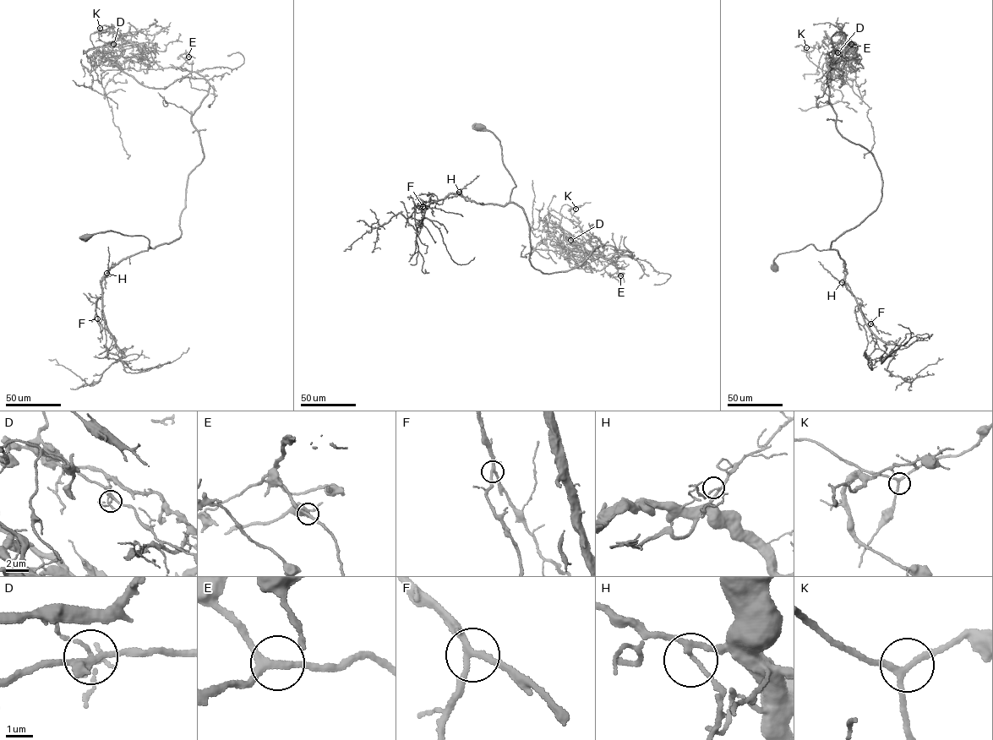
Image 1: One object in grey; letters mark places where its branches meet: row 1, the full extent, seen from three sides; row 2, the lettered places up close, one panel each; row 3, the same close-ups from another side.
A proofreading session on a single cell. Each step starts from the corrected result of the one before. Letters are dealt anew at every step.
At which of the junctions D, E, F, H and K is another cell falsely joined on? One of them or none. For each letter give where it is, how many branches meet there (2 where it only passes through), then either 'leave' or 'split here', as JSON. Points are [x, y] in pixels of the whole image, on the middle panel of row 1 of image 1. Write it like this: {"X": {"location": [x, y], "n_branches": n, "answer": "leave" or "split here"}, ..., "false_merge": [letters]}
{"D": {"location": [570, 240], "n_branches": 5, "answer": "split here"}, "E": {"location": [620, 275], "n_branches": 3, "answer": "leave"}, "F": {"location": [422, 206], "n_branches": 4, "answer": "leave"}, "H": {"location": [459, 192], "n_branches": 3, "answer": "leave"}, "K": {"location": [575, 209], "n_branches": 3, "answer": "leave"}, "false_merge": ["D"]}

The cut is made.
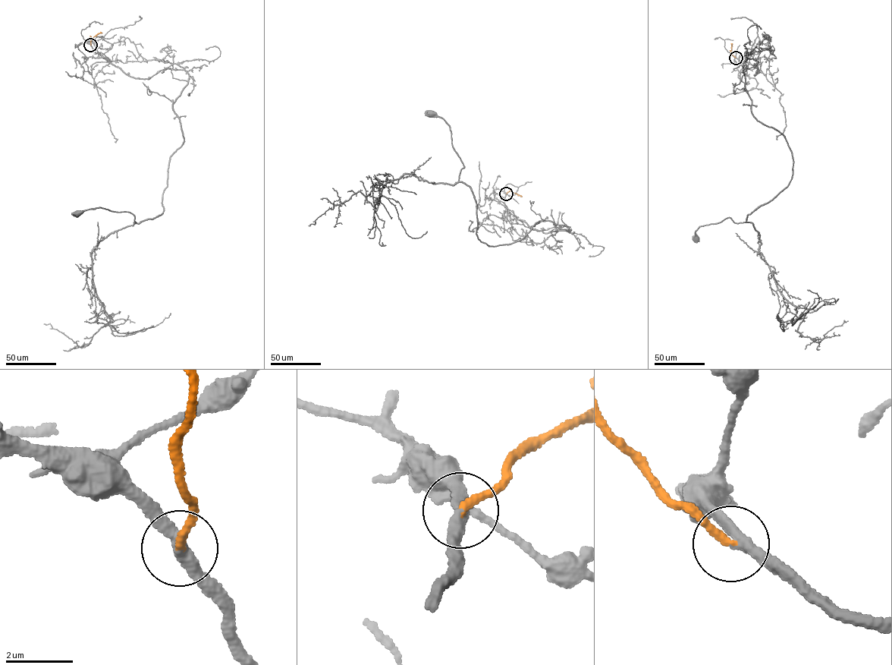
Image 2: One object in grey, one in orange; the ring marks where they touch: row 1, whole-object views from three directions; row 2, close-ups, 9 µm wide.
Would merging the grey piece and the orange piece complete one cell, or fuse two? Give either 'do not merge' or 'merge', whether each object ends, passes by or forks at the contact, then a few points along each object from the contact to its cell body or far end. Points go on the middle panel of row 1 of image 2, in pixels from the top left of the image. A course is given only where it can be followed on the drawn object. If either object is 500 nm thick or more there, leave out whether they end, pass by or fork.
merge; grey passes by; orange ends; course grey (506, 193), (511, 219), (544, 232), (568, 228), (543, 220), (513, 242), (481, 241), (450, 125), (430, 115); course orange (506, 193), (511, 191), (522, 196)

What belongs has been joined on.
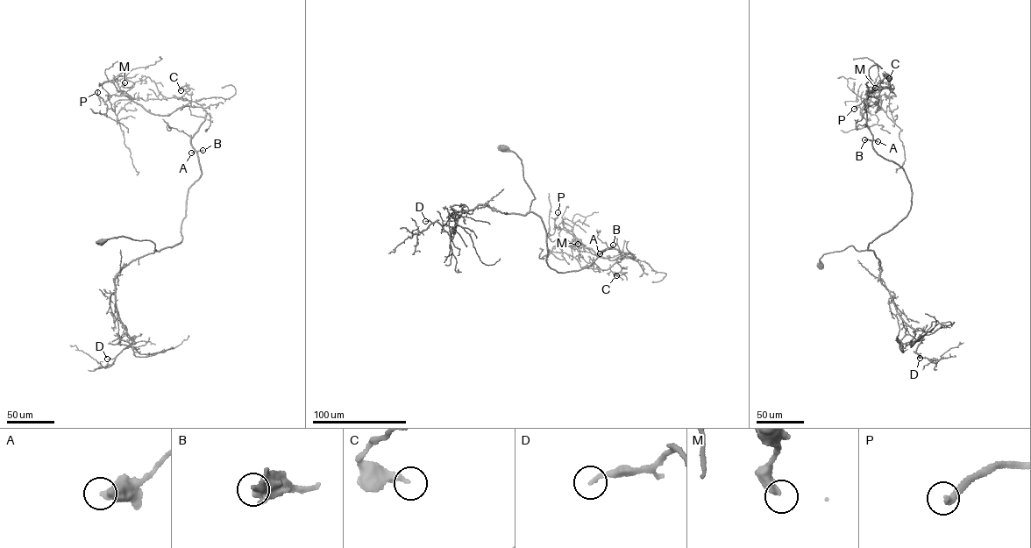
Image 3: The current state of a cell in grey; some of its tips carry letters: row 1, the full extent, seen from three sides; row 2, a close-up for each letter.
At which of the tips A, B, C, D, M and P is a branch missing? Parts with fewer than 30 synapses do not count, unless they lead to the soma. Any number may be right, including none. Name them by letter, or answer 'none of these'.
P

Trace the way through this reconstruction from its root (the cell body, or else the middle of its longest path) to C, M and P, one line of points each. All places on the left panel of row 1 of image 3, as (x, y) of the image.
C: (102, 241), (182, 241), (204, 117), (181, 90)
M: (102, 241), (180, 244), (202, 173), (191, 141), (206, 111), (151, 113), (123, 93), (124, 82)
P: (102, 241), (181, 242), (206, 111), (156, 115), (97, 92)

